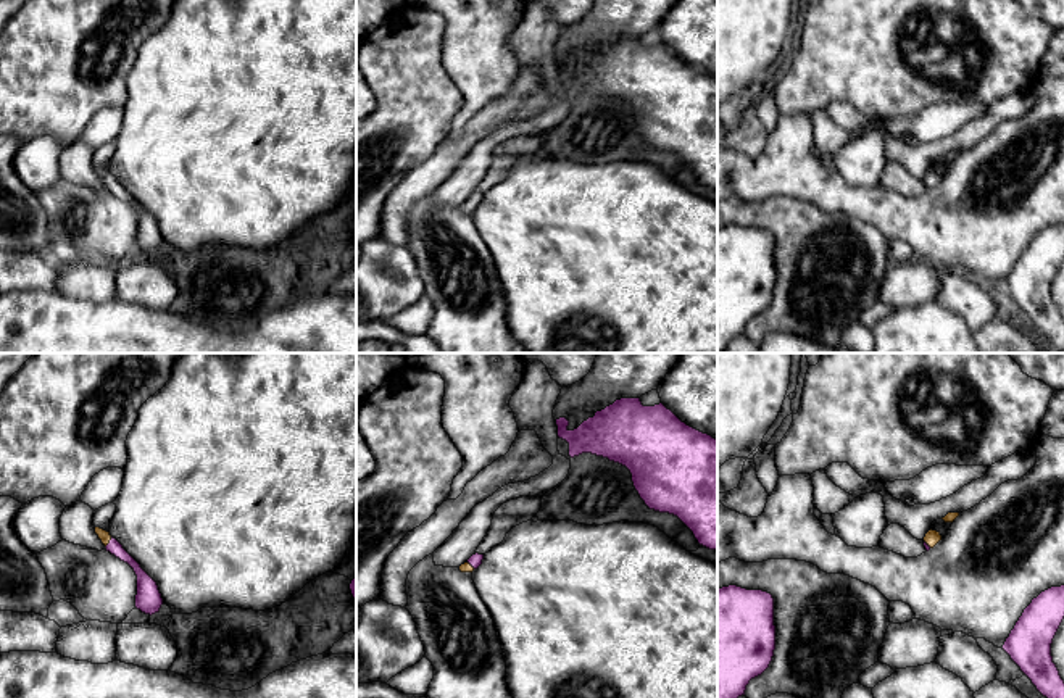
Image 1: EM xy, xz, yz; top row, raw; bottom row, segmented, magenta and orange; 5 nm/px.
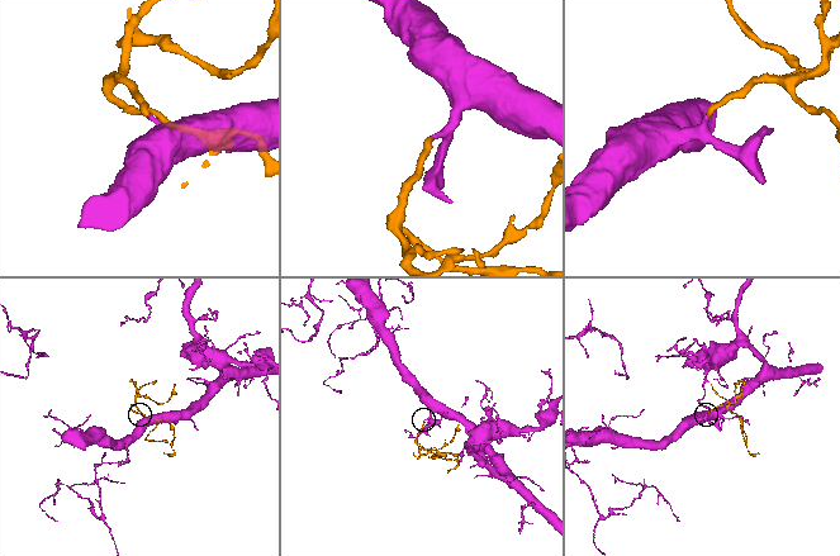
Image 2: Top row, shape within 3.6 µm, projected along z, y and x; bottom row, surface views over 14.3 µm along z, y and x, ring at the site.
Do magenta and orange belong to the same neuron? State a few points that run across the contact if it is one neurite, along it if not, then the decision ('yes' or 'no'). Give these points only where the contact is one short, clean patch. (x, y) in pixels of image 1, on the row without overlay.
xy (113, 186), (110, 181), (103, 174) | yes

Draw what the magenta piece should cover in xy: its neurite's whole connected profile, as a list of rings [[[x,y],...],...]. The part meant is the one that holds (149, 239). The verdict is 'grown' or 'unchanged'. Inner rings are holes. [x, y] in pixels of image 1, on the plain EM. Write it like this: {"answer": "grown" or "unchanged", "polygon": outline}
{"answer": "grown", "polygon": [[[95,166],[95,172],[105,184],[106,190],[127,202],[137,214],[135,247],[145,253],[155,253],[163,243],[156,221],[140,206],[140,203],[110,174],[110,171]]]}

